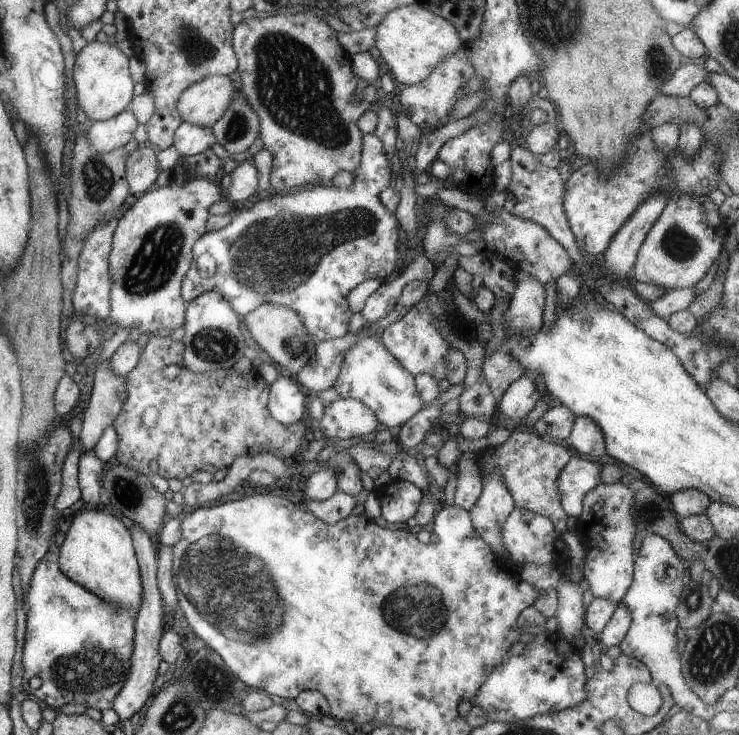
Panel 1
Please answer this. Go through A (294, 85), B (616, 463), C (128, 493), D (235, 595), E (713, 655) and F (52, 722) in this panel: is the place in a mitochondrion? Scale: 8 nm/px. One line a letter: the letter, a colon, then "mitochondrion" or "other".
A: mitochondrion
B: other
C: mitochondrion
D: mitochondrion
E: mitochondrion
F: other

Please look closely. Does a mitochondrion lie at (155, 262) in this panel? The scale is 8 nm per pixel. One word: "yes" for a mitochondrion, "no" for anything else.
yes

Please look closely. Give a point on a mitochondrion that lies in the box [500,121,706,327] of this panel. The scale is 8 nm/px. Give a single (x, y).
(677, 244)

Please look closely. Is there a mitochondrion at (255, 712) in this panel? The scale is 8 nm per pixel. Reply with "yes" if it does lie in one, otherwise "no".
no

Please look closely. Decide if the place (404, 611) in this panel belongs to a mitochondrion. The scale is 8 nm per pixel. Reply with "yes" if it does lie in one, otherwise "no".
yes

